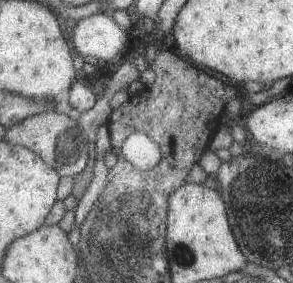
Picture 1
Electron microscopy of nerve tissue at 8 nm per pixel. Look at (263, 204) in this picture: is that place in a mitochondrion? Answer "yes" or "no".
yes

